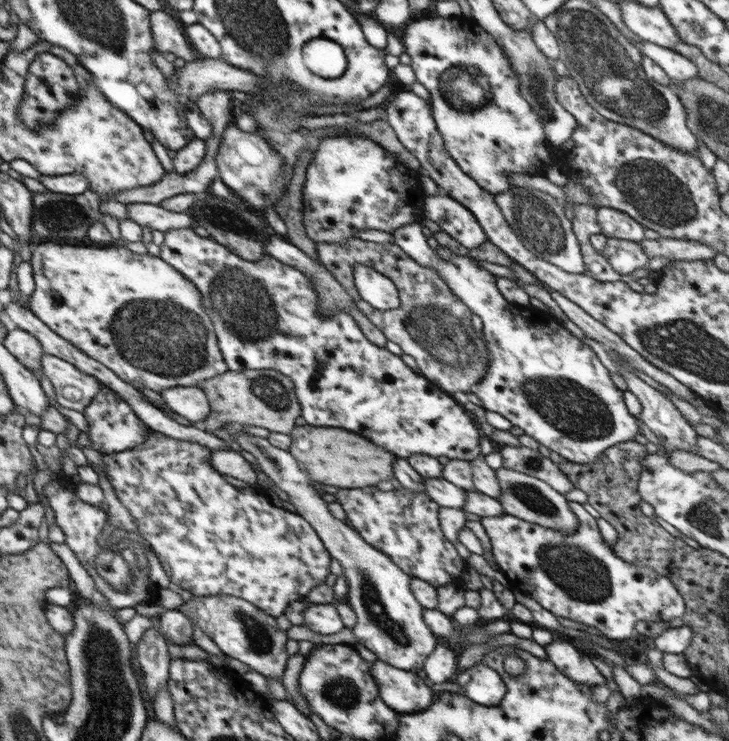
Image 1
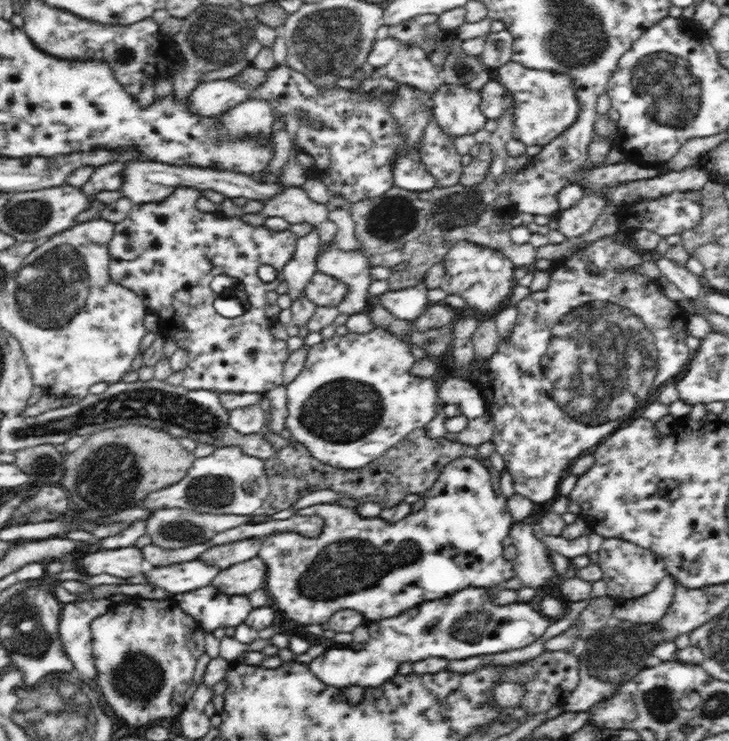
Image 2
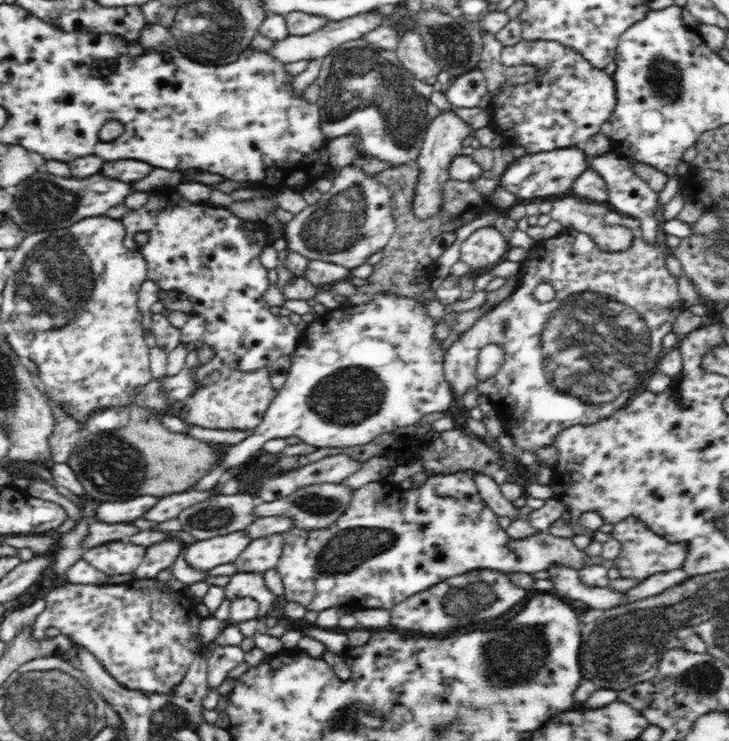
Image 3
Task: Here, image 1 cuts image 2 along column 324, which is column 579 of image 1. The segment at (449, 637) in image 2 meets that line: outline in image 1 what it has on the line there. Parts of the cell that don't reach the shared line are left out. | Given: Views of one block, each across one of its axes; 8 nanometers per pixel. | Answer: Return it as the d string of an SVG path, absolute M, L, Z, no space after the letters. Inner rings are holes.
M552 641L544 648L553 668L560 670L568 679L592 687L606 684L607 680L592 664L590 656L584 656L568 641Z

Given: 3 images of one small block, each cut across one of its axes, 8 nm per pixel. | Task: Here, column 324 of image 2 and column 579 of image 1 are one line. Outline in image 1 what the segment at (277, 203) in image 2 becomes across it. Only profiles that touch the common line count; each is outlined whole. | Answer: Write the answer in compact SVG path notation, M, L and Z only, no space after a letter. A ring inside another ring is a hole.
M588 204L575 206L575 217L571 220L573 231L581 246L584 273L600 282L620 281L620 275L610 266L604 255L598 253L590 240L591 236L601 233L597 221L597 207Z

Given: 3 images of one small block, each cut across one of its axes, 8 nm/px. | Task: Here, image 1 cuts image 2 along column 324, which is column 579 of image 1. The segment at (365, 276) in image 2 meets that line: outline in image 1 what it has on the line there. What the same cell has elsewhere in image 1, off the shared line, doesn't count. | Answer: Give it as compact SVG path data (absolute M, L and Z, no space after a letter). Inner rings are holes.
M514 186L508 192L493 197L508 226L512 227L523 245L535 254L536 258L542 258L564 272L584 273L583 254L574 234L573 224L555 197L543 191L529 191L528 188L520 188L520 186Z

